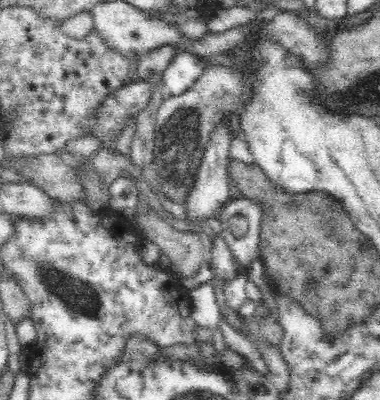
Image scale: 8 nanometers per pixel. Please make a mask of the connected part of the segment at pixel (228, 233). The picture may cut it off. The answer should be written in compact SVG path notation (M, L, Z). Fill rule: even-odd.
M234 199L219 210L217 218L236 265L236 276L248 276L251 264L259 259L258 205L248 199Z

